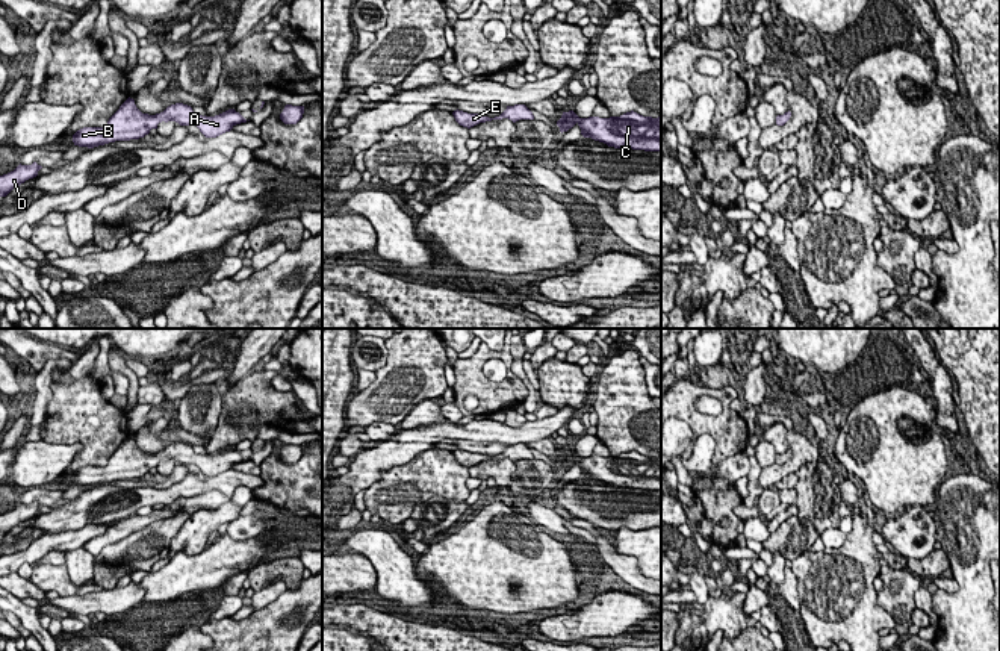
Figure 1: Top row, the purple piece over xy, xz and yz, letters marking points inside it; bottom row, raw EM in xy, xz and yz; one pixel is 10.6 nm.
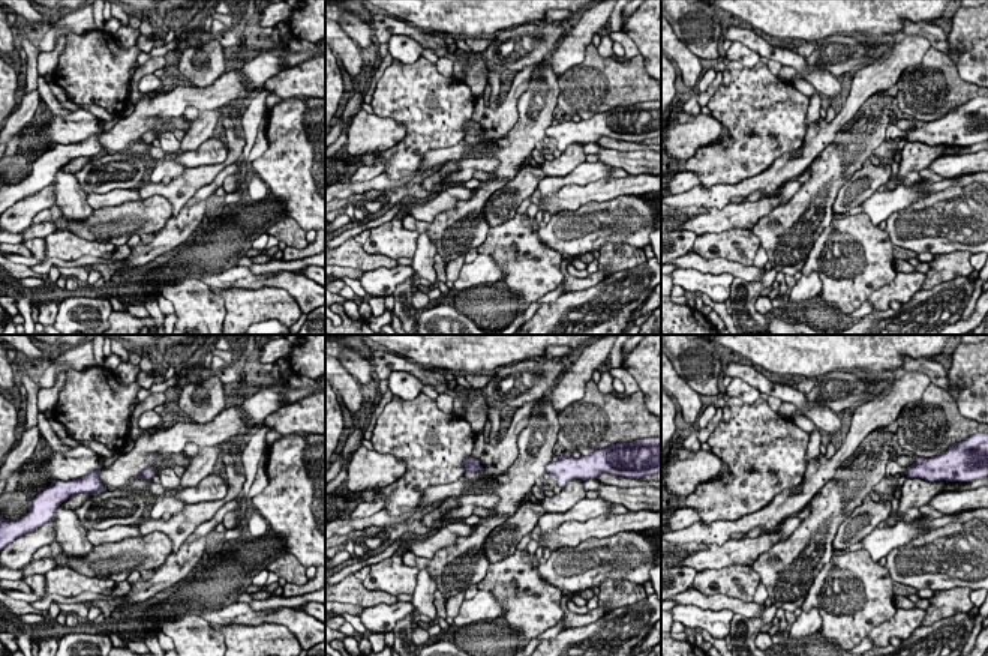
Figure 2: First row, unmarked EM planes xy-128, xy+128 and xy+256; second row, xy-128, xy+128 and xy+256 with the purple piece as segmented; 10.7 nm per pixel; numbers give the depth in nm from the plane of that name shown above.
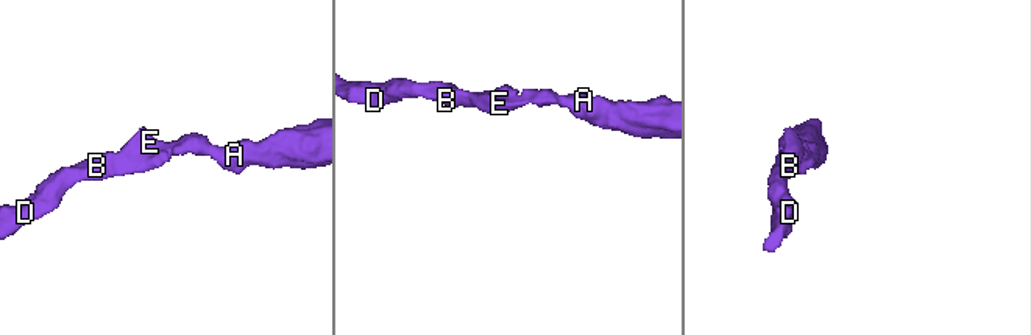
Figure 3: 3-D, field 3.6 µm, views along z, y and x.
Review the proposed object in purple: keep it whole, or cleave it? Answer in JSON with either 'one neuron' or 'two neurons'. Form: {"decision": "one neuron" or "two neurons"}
{"decision": "one neuron"}

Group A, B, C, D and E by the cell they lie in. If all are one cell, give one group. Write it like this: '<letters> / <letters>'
A B C D E

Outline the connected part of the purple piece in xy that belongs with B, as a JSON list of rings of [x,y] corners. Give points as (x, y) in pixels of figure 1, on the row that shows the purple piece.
[[[127,98],[120,109],[109,118],[106,127],[83,127],[73,135],[74,145],[94,148],[115,141],[139,139],[157,129],[159,123],[175,121],[180,126],[194,124],[206,138],[216,138],[230,132],[236,124],[247,120],[228,109],[215,117],[197,115],[191,106],[175,103],[156,115],[142,114],[133,98]]]

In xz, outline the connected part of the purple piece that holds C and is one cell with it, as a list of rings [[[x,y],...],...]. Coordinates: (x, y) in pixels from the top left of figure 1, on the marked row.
[[[573,111],[563,112],[557,121],[560,132],[579,126],[584,138],[604,142],[614,148],[661,151],[661,117],[643,117],[634,111],[620,117],[579,118]]]

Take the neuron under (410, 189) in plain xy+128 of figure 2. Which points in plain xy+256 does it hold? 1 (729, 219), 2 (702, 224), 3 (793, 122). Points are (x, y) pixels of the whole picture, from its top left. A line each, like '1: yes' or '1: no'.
1: no
2: no
3: no

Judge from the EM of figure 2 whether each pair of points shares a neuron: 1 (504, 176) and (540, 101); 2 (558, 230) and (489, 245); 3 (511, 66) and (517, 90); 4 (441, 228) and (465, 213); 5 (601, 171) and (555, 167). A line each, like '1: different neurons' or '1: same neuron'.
1: same neuron
2: different neurons
3: different neurons
4: same neuron
5: different neurons

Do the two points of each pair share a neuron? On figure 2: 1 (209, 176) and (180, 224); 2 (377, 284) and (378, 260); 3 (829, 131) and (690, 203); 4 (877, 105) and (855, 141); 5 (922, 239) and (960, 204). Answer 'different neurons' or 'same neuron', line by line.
1: different neurons
2: different neurons
3: same neuron
4: same neuron
5: same neuron

